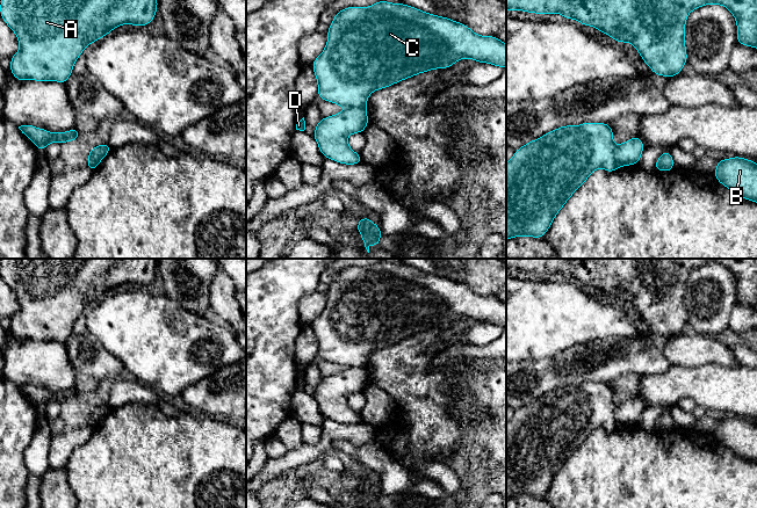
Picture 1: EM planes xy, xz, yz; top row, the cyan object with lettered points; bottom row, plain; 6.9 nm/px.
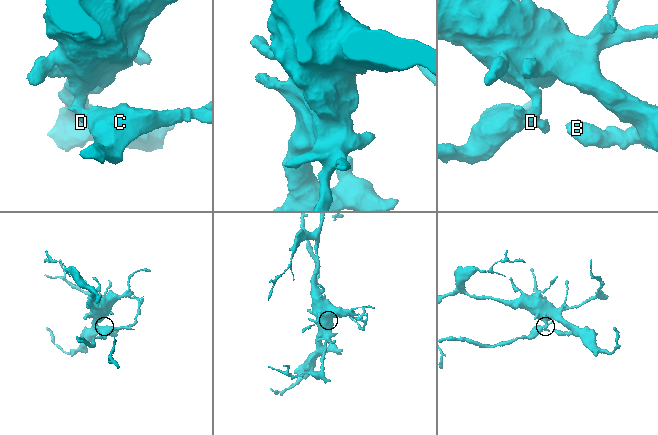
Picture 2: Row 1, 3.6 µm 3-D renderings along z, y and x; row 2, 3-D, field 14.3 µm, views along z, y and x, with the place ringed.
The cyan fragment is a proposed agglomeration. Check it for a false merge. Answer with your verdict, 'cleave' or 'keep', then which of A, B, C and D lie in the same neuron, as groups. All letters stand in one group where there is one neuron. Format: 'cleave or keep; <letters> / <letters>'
cleave; A B D / C

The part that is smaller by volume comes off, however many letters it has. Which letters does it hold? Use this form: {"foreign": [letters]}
{"foreign": ["C"]}

